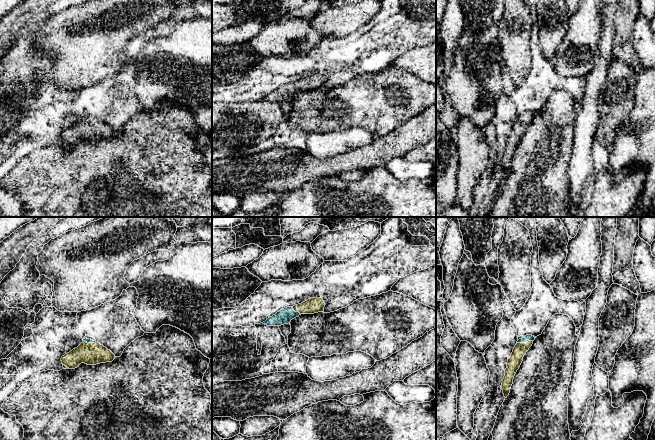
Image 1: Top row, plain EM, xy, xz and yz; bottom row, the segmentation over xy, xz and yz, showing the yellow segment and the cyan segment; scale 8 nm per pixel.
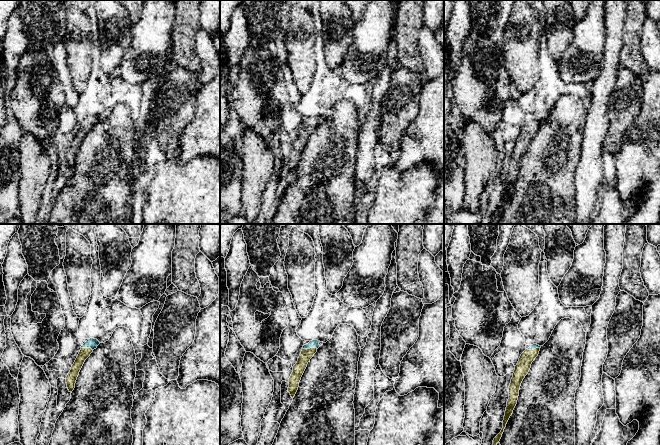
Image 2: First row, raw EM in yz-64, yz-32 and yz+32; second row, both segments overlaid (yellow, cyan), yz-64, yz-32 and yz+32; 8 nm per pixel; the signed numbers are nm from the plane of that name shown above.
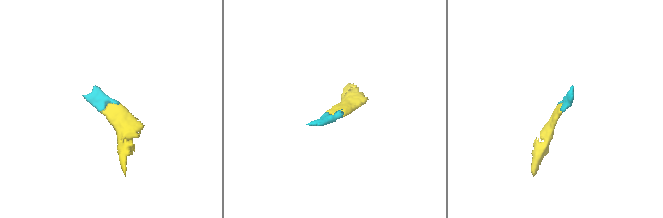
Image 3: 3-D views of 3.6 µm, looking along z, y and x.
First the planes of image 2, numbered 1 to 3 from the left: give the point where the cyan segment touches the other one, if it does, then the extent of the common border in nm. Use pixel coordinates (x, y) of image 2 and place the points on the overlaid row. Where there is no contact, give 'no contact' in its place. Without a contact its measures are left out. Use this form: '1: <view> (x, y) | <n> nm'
1: yz-64 (87, 348) | 100 nm
2: yz-32 (310, 348) | 120 nm
3: yz+32 (534, 349) | 110 nm

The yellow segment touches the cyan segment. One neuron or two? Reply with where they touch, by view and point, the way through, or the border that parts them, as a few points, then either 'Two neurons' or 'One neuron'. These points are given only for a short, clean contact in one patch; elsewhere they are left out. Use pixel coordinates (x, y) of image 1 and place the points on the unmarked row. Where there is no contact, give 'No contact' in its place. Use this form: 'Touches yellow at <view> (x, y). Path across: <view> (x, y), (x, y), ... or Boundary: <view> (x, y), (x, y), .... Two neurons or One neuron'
Touches yellow at yz (524, 119). Path across: yz (520, 125), (524, 119), (526, 114). One neuron

